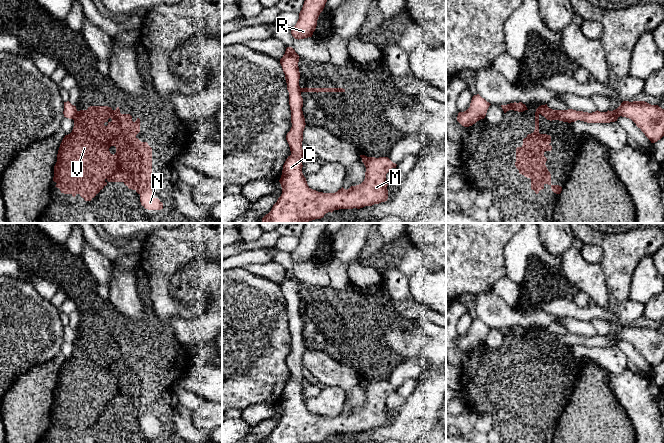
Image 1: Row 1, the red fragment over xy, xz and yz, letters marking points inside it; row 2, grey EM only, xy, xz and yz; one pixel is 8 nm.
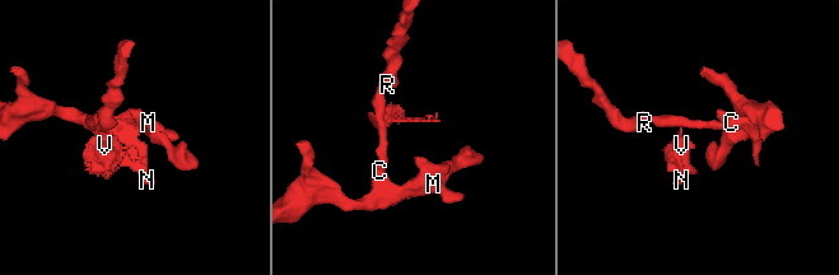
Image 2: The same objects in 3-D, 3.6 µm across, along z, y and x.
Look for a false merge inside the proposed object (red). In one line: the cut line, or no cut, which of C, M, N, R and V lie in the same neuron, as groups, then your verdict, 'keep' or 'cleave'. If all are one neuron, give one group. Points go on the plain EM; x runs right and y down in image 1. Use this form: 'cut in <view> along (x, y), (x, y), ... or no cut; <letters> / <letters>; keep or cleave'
cut in xy along (77, 335), (73, 343); C M R / N V; cleave

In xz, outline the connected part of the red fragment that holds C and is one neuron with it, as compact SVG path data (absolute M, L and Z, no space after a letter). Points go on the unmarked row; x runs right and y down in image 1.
M287 271L280 283L289 316L292 351L286 359L286 364L291 379L283 389L279 404L282 418L262 443L321 443L326 437L332 437L334 434L360 433L387 425L386 398L397 390L388 381L360 379L366 391L365 403L361 408L351 410L347 414L342 411L335 417L323 417L308 410L302 397L302 365L306 347L299 310L299 282L292 271Z

